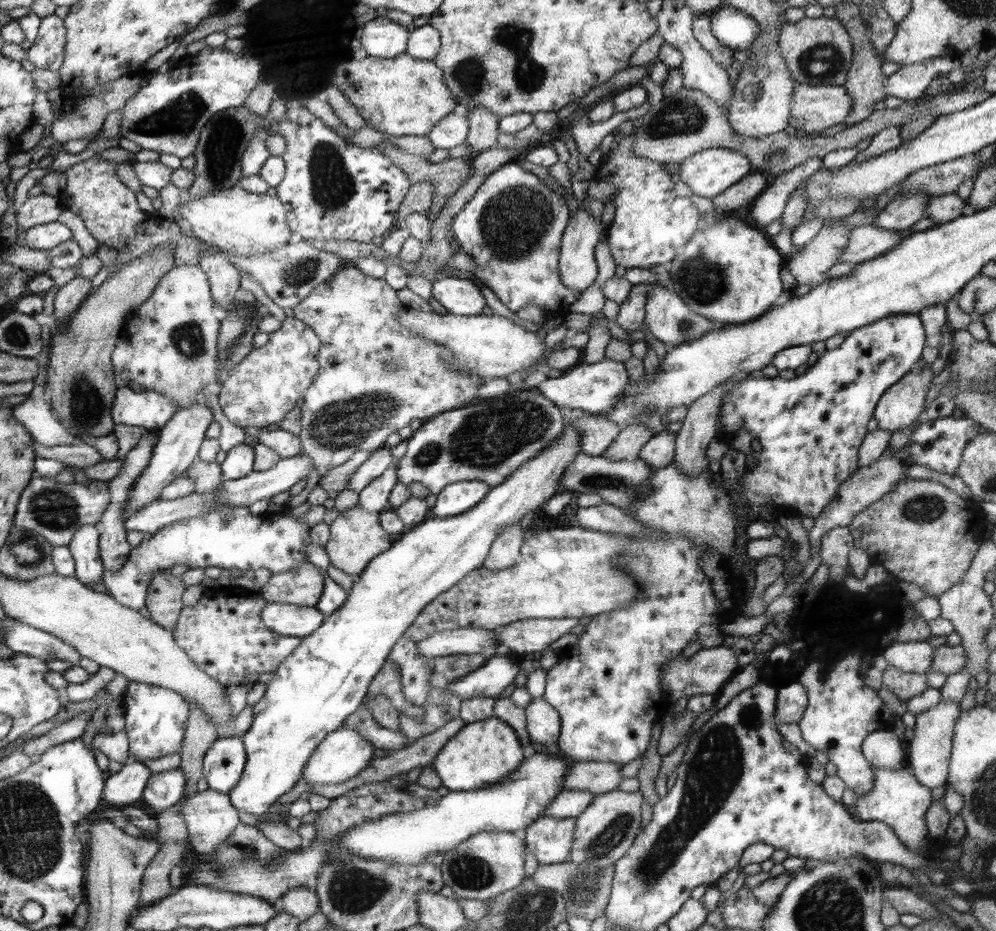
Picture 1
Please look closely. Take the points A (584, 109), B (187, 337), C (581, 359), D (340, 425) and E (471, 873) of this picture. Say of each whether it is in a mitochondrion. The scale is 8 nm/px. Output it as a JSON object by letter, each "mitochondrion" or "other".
{"A":"other","B":"mitochondrion","C":"other","D":"mitochondrion","E":"mitochondrion"}

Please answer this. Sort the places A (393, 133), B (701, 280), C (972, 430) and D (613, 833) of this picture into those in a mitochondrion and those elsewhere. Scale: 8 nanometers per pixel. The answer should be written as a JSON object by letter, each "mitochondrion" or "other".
{"A":"other","B":"mitochondrion","C":"other","D":"mitochondrion"}

